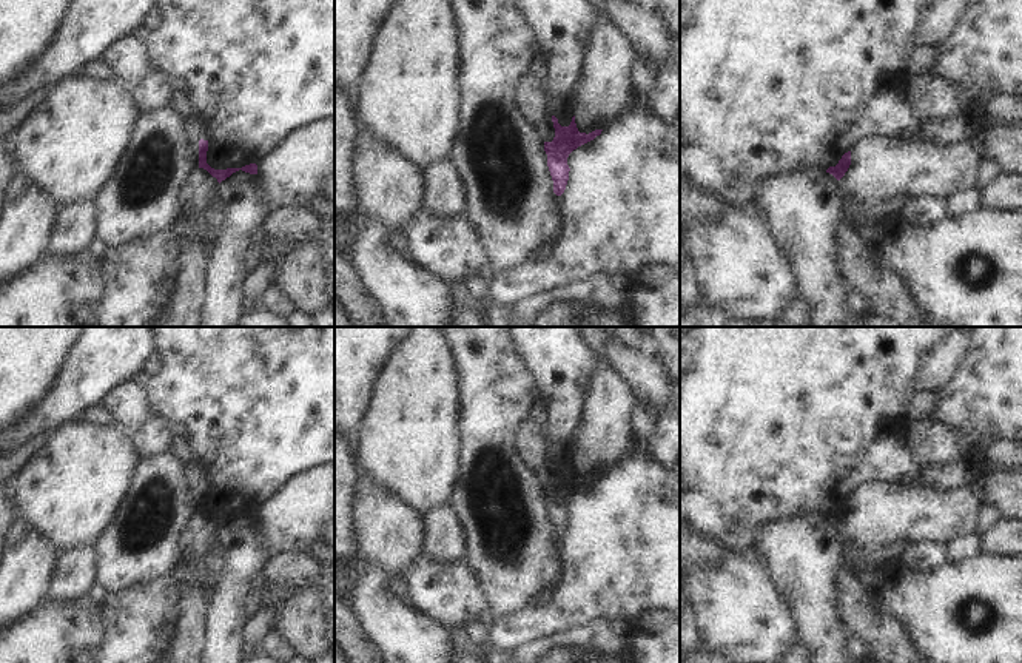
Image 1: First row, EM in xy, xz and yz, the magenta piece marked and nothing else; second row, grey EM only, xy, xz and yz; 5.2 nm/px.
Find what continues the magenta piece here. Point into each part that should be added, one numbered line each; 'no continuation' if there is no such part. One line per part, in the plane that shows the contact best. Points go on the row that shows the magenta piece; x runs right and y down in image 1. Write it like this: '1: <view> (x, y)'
no continuation.

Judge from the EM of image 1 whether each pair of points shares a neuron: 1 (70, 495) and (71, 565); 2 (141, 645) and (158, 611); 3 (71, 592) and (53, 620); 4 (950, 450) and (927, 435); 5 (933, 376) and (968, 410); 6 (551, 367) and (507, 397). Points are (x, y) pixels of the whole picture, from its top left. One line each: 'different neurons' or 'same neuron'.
1: different neurons
2: same neuron
3: different neurons
4: same neuron
5: different neurons
6: different neurons

